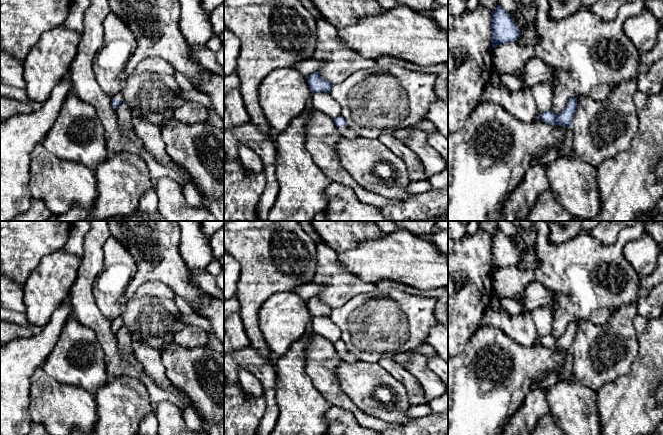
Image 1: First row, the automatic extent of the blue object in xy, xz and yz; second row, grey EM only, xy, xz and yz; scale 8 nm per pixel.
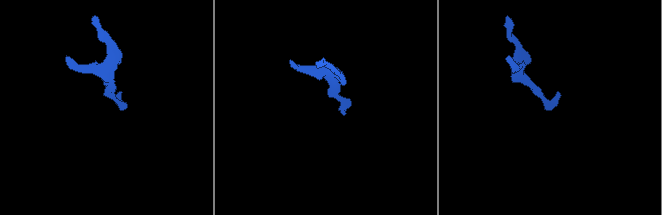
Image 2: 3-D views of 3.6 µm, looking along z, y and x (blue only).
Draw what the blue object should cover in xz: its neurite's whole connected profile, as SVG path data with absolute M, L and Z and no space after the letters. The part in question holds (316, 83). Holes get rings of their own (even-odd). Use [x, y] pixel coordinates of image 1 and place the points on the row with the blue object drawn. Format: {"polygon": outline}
{"polygon": "M317 71L313 72L307 77L307 82L312 93L326 92L330 93L332 84L323 79Z"}

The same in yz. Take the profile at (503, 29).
{"polygon": "M499 4L495 11L491 12L490 29L493 49L507 42L515 42L519 35L519 30L510 14Z"}

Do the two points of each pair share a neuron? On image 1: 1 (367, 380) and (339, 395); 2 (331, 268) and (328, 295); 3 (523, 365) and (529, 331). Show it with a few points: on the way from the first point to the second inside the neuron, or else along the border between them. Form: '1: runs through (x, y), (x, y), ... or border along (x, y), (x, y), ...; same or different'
1: border along (335, 370), (335, 376), (341, 389), (350, 399); different
2: runs through (334, 275), (334, 288); same
3: border along (505, 334), (522, 345), (534, 344); different

